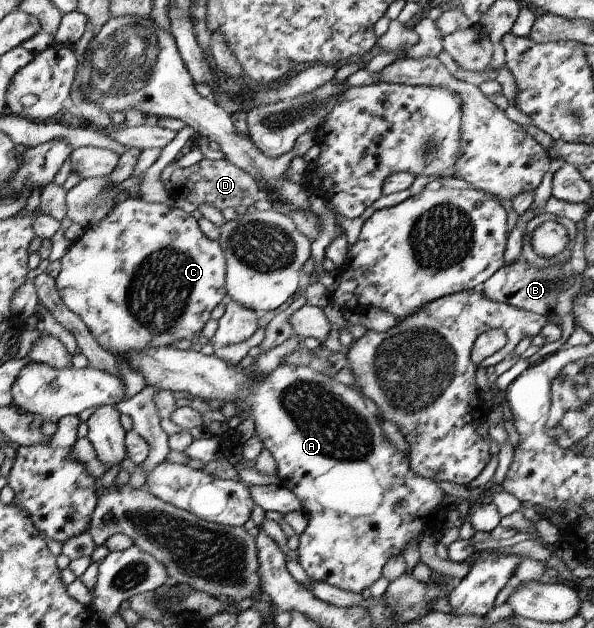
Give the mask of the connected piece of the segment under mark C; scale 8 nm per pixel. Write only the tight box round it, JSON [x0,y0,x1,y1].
[55,196,227,356]

